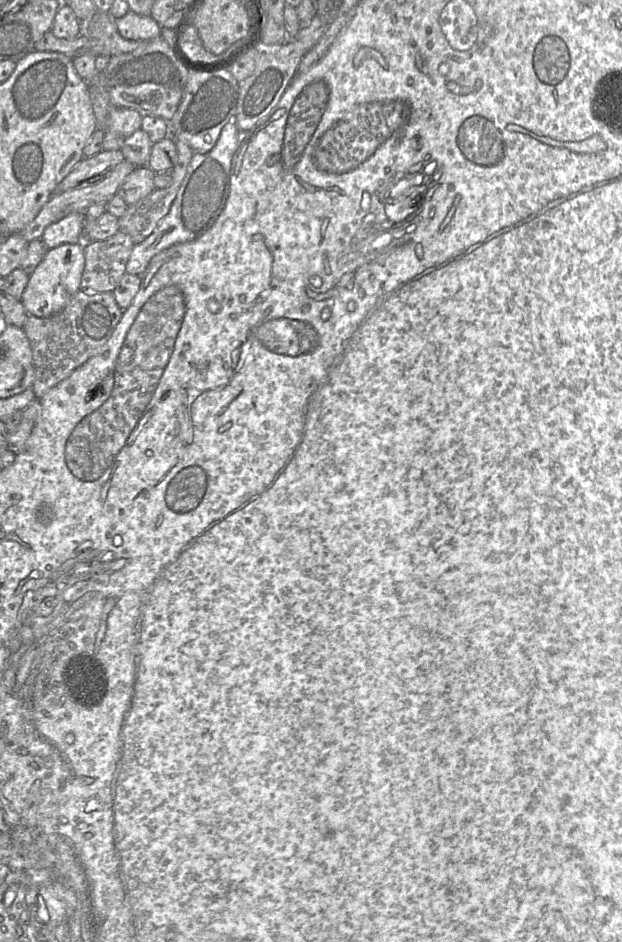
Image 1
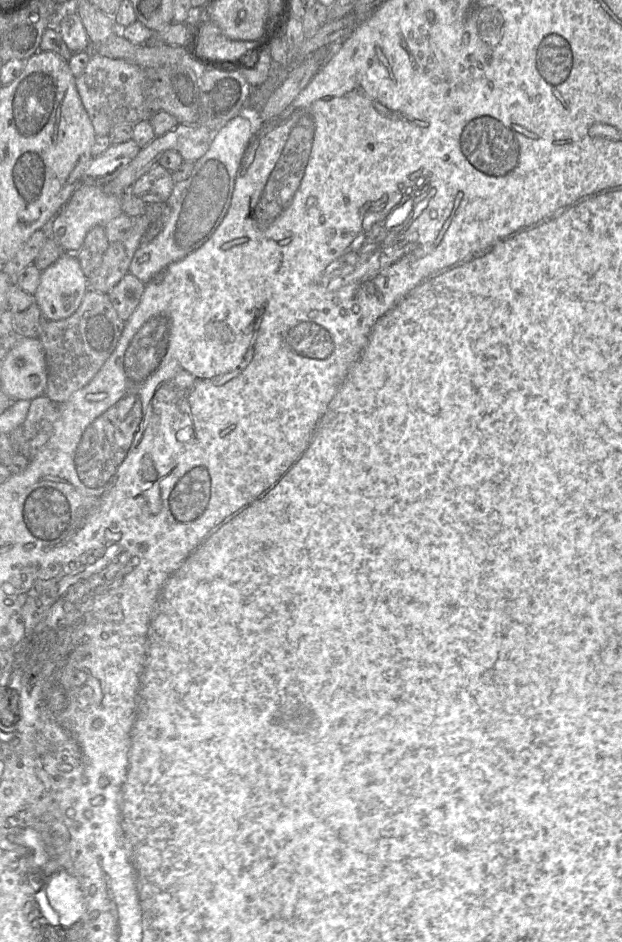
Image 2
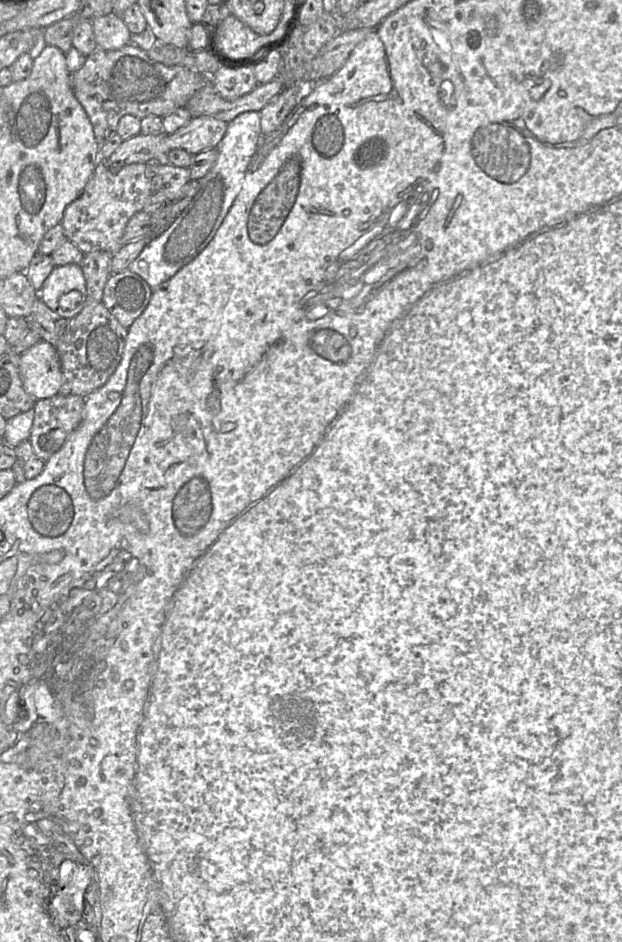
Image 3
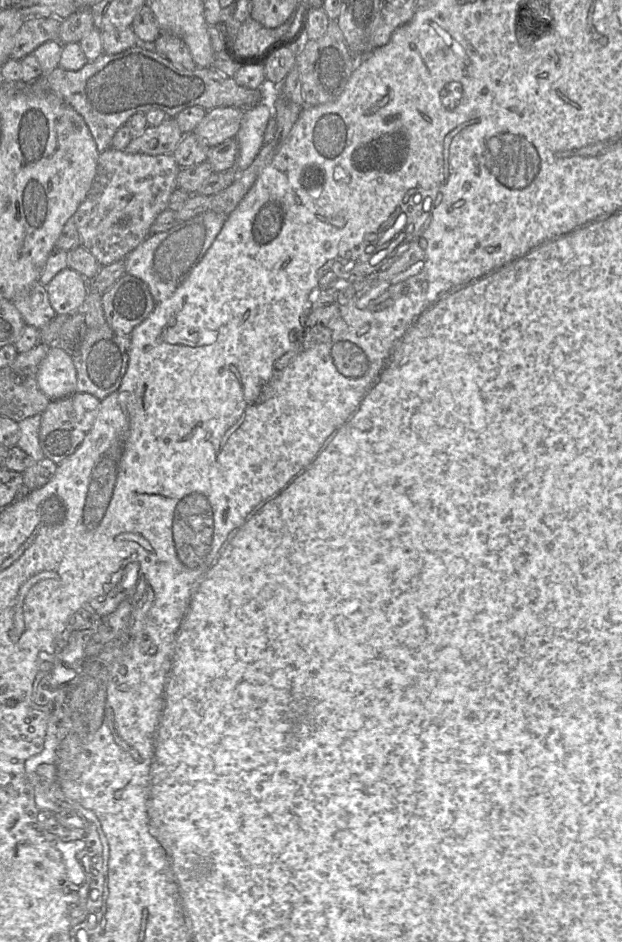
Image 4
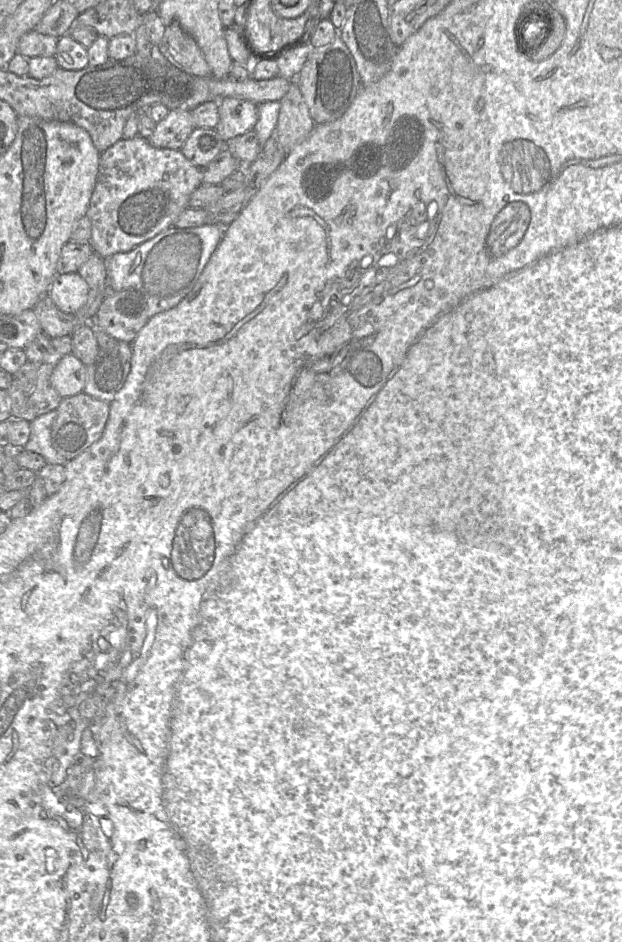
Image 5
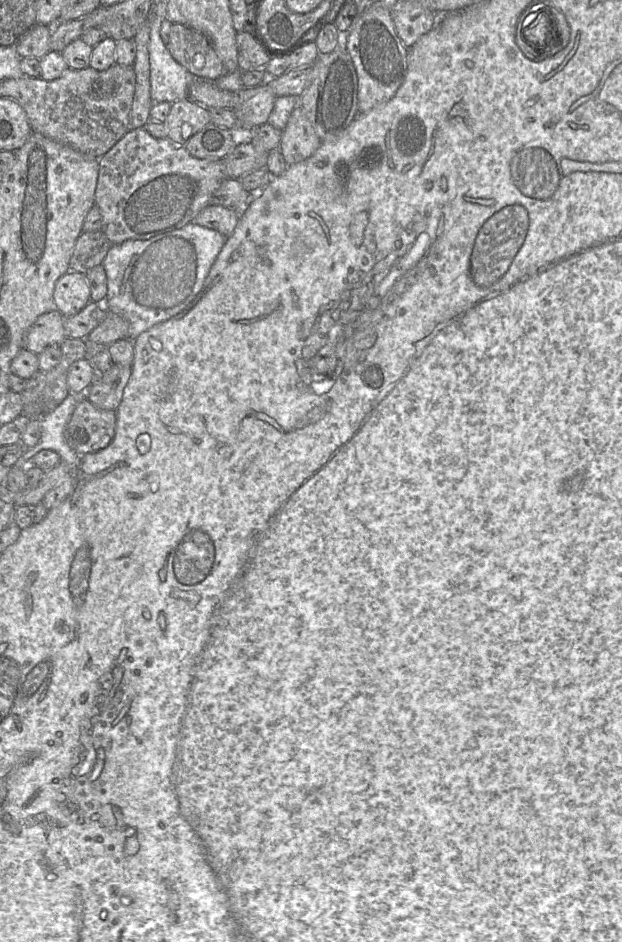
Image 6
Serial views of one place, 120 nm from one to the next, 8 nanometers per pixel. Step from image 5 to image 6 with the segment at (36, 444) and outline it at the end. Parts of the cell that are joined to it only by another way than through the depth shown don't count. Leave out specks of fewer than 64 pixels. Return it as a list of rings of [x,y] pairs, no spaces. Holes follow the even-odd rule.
[[[70,393],[56,409],[39,419],[41,428],[40,441],[36,446],[26,448],[14,467],[26,468],[30,465],[32,457],[41,450],[55,451],[59,454],[61,462],[69,465],[73,470],[78,466],[81,456],[67,444],[65,429],[77,403],[82,398],[85,398],[85,393]]]

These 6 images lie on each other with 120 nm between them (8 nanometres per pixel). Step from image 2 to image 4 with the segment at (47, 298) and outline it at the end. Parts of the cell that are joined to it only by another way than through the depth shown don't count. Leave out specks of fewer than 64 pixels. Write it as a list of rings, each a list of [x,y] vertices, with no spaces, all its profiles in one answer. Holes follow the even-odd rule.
[[[68,267],[57,273],[46,289],[56,314],[67,315],[80,312],[89,291],[89,281]]]

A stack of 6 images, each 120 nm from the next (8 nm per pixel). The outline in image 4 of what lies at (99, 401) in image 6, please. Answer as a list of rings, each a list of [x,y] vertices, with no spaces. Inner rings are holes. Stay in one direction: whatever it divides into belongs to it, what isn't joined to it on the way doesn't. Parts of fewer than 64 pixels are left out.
[[[107,322],[98,328],[87,328],[77,350],[70,353],[77,372],[75,391],[90,393],[100,400],[115,392],[127,370],[130,345],[130,336],[114,331]]]

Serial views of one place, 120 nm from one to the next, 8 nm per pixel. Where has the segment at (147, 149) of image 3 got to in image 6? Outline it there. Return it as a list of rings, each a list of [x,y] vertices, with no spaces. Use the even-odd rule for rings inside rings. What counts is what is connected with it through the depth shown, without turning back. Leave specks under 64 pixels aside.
[[[188,99],[174,102],[164,121],[167,138],[176,145],[185,145],[188,140],[211,122],[210,110]]]

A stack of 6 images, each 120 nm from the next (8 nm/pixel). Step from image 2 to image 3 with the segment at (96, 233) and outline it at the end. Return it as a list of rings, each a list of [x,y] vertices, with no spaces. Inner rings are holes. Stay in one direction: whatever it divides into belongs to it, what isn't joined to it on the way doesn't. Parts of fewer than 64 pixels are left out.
[[[93,251],[84,255],[81,268],[86,280],[89,301],[102,301],[104,287],[111,274],[113,255],[106,251]]]

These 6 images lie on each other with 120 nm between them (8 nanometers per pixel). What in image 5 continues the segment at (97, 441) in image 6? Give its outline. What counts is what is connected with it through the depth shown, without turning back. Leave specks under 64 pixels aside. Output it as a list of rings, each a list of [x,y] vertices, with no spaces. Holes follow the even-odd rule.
[[[82,391],[77,395],[63,398],[56,411],[57,417],[51,429],[52,446],[59,455],[70,461],[102,436],[109,419],[110,404]]]

